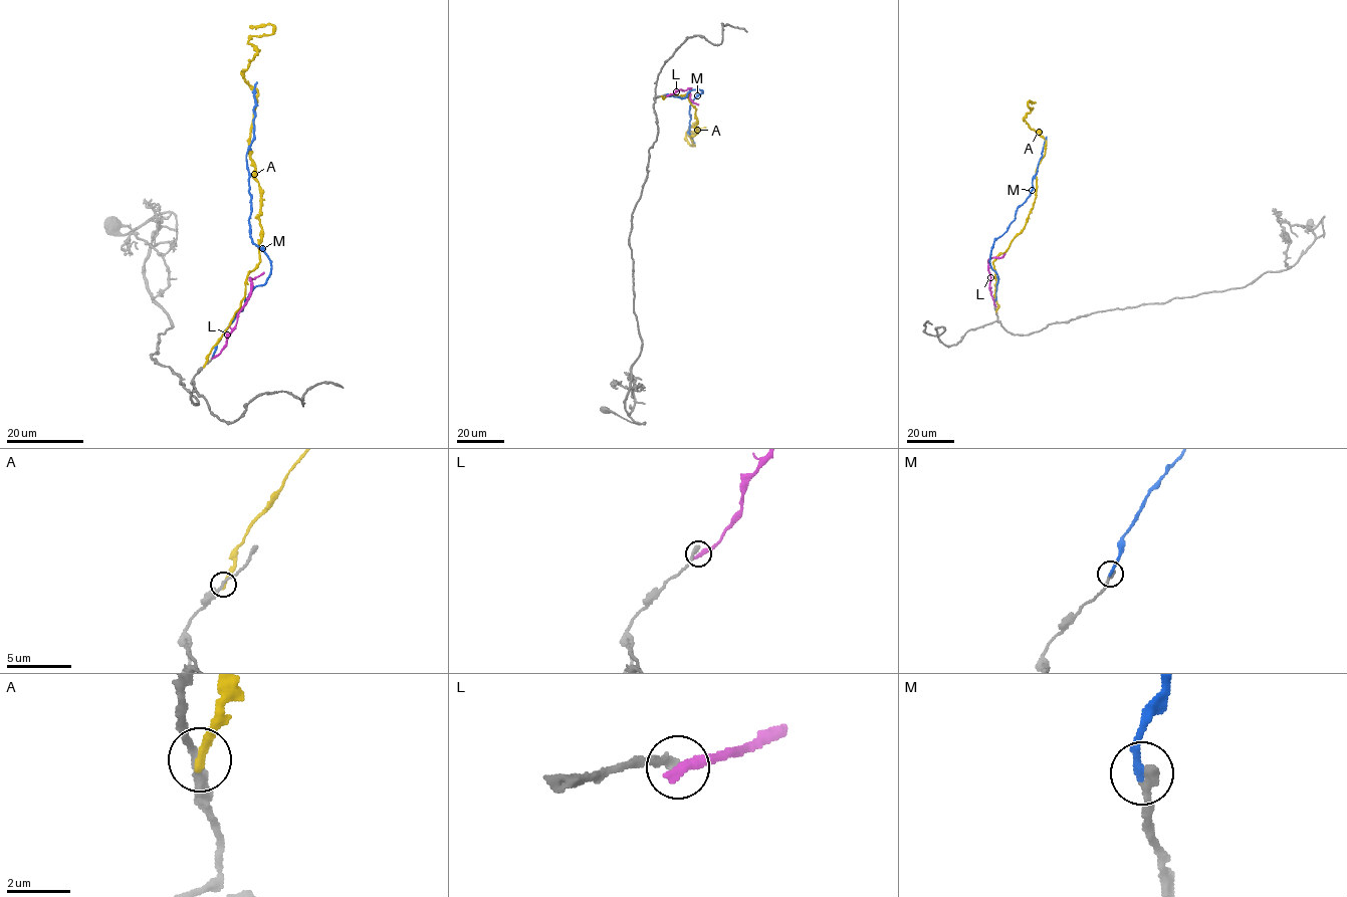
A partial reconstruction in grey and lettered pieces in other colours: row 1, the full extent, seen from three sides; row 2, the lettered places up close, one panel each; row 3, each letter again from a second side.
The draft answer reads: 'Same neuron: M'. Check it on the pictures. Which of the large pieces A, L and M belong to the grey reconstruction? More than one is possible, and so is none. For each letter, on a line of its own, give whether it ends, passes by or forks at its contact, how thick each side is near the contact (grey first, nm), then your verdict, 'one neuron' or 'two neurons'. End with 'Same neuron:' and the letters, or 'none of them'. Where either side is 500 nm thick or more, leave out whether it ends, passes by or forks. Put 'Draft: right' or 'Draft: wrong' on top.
Draft: right
A: it ends | 240/280 nm | two neurons
L: it ends | 380/360 nm | two neurons
M: it ends | 360/260 nm | one neuron
Same neuron: M

